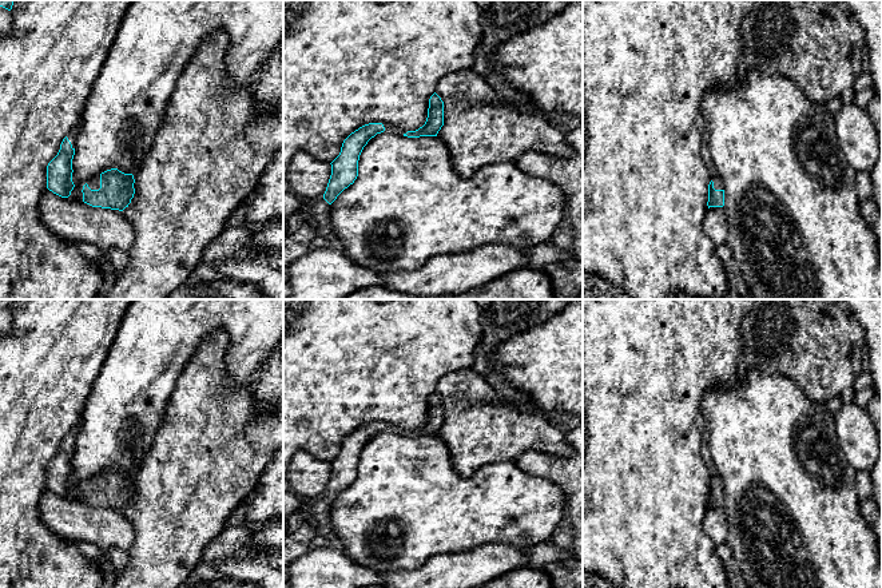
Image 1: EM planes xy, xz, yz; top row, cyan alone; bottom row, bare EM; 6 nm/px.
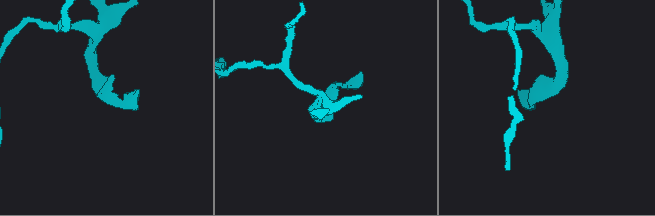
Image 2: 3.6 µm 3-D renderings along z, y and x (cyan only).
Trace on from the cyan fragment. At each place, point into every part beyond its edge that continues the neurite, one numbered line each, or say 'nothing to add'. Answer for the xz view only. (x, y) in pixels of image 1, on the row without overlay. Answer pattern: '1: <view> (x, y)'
1: xz (465, 385)
2: xz (388, 426)

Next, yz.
1: yz (715, 477)

